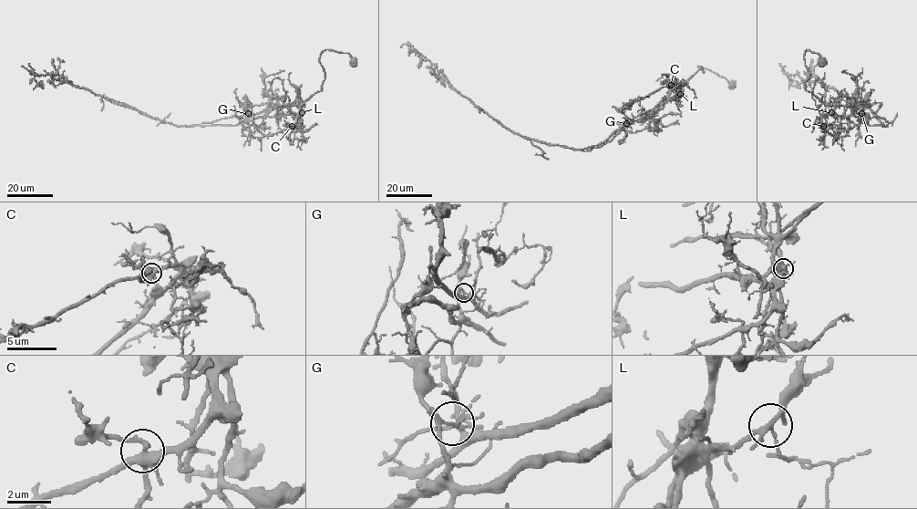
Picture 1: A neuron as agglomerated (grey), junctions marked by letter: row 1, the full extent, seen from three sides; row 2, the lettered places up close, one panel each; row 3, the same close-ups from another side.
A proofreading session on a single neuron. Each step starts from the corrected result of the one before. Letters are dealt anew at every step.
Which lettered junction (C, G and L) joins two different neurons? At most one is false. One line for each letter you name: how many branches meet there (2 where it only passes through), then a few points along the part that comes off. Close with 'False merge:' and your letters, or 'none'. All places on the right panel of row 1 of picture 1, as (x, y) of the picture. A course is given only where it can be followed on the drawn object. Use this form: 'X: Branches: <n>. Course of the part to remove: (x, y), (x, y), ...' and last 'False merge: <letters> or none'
G: Branches: 6. Course of the part to remove: (860, 114), (870, 125), (887, 126), (866, 105), (834, 88), (788, 76), (792, 86), (805, 85)
False merge: G

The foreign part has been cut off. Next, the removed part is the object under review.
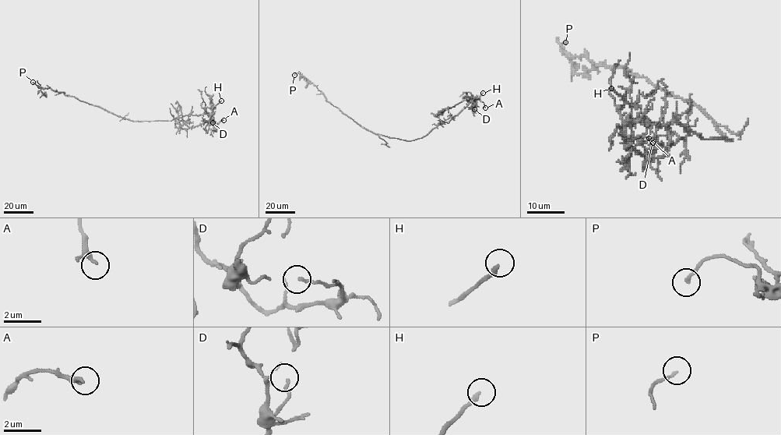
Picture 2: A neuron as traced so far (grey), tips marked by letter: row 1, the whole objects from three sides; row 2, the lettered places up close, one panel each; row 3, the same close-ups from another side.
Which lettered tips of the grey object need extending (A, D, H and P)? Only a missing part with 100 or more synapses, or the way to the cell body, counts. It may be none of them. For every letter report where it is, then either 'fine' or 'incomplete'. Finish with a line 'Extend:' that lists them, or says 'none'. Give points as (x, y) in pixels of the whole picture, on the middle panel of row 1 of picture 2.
A: place (485, 107); fine
D: place (474, 109); fine
H: place (483, 93); incomplete
P: place (294, 75); fine
Extend: H

